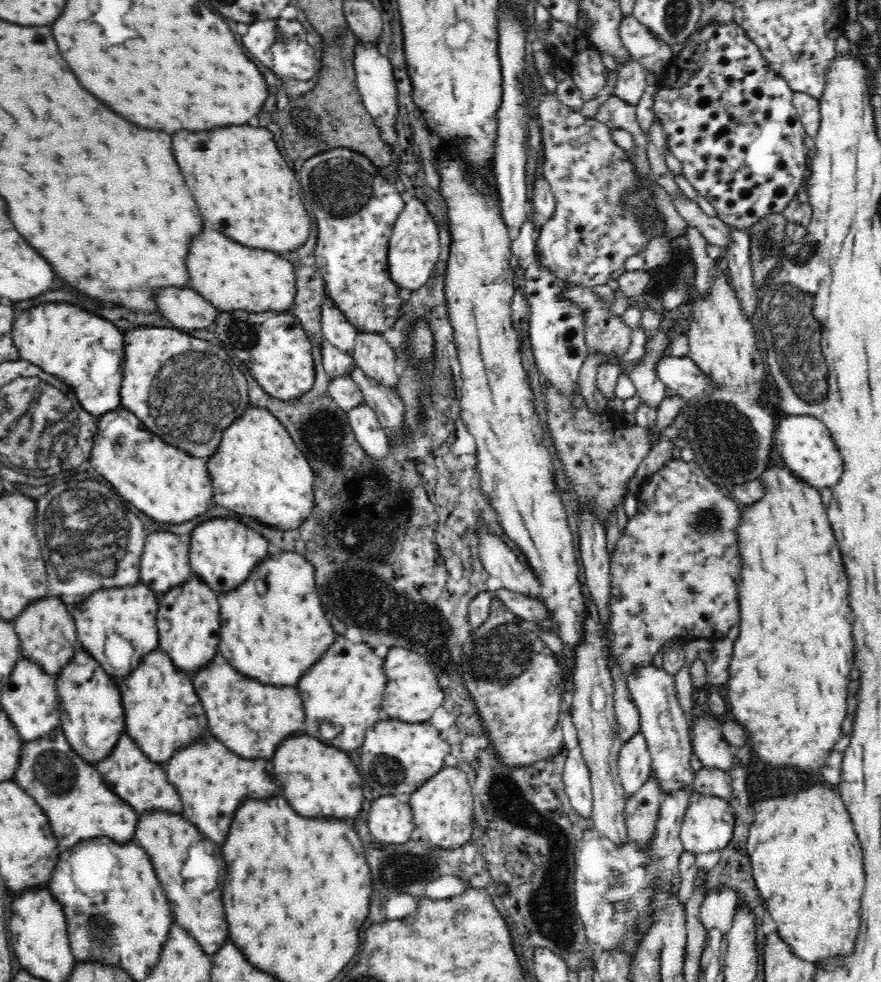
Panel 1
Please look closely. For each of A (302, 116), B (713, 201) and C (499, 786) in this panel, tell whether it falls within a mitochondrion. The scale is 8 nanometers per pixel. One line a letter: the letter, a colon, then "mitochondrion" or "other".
A: mitochondrion
B: other
C: mitochondrion

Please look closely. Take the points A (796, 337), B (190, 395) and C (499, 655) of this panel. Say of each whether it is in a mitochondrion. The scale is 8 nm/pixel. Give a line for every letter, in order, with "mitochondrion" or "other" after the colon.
A: mitochondrion
B: mitochondrion
C: mitochondrion

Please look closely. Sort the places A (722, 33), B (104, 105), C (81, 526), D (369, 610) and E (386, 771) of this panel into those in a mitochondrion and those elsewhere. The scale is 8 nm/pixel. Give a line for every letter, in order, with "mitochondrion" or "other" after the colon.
A: other
B: other
C: mitochondrion
D: mitochondrion
E: mitochondrion

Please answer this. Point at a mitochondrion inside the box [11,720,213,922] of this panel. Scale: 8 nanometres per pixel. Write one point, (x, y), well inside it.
(53, 770)

